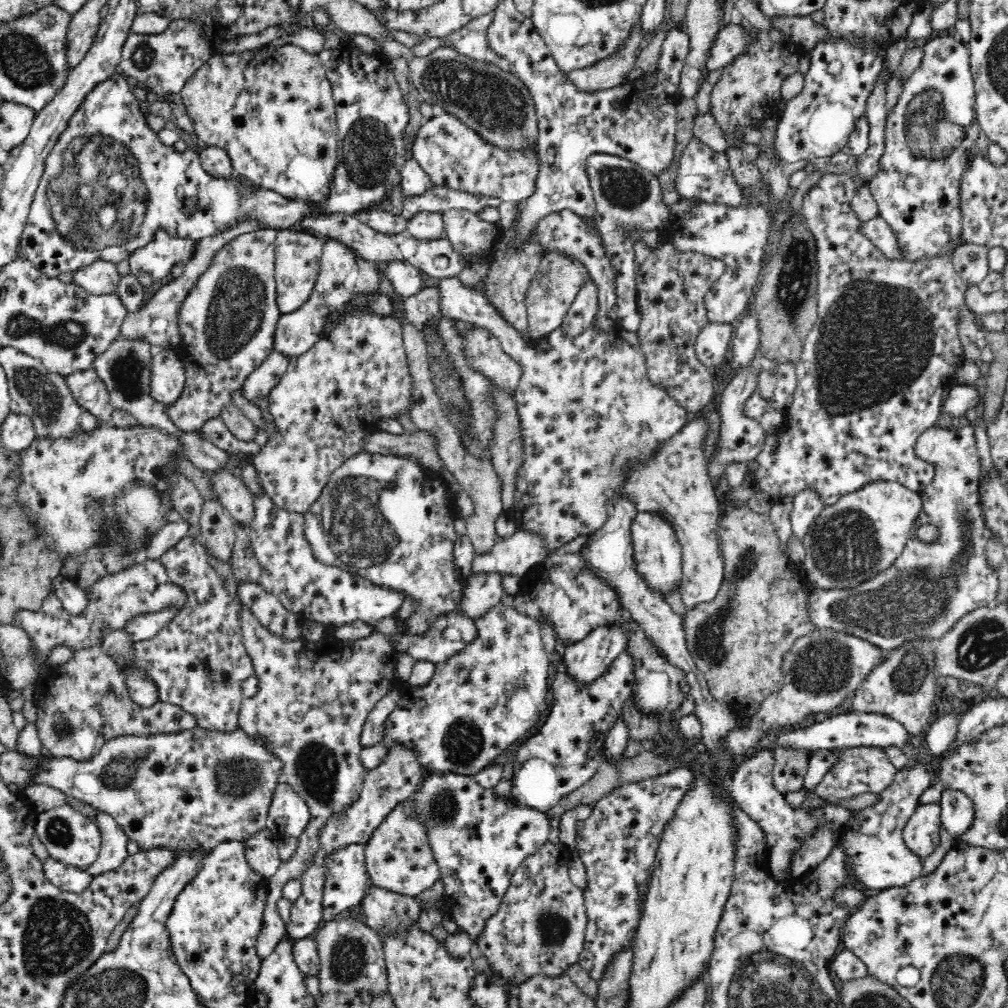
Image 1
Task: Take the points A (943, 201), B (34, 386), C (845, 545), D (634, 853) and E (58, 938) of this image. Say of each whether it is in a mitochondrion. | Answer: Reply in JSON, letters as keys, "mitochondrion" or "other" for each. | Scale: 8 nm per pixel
{"A":"other","B":"mitochondrion","C":"mitochondrion","D":"mitochondrion","E":"mitochondrion"}

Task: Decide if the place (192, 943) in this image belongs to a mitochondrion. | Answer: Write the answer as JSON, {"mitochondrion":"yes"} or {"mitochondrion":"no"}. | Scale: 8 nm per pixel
{"mitochondrion":"no"}

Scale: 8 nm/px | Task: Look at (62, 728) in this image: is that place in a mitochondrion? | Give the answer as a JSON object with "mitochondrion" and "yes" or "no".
{"mitochondrion":"yes"}

